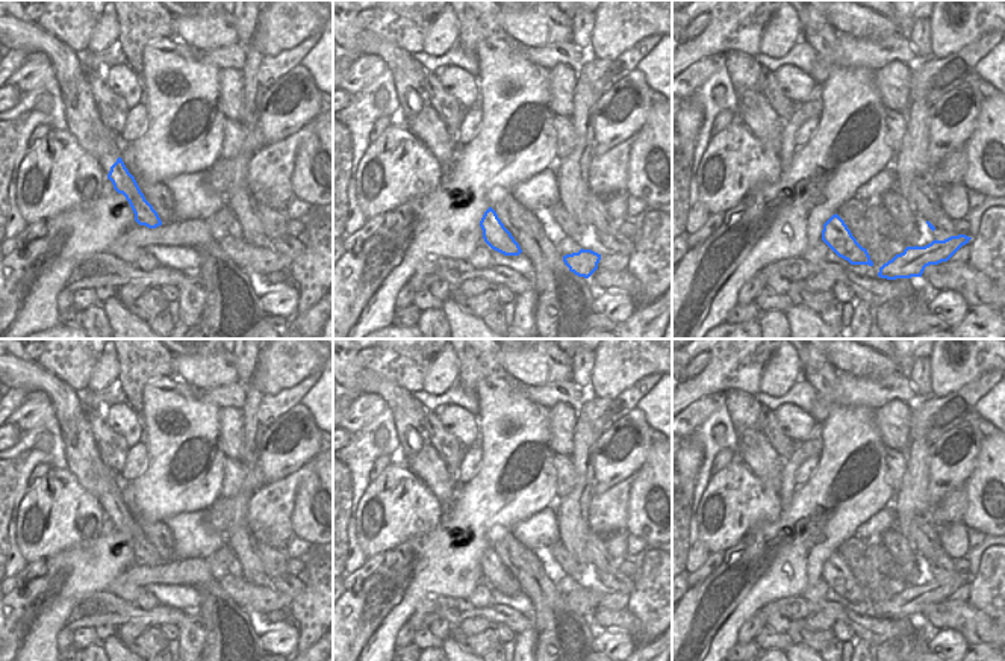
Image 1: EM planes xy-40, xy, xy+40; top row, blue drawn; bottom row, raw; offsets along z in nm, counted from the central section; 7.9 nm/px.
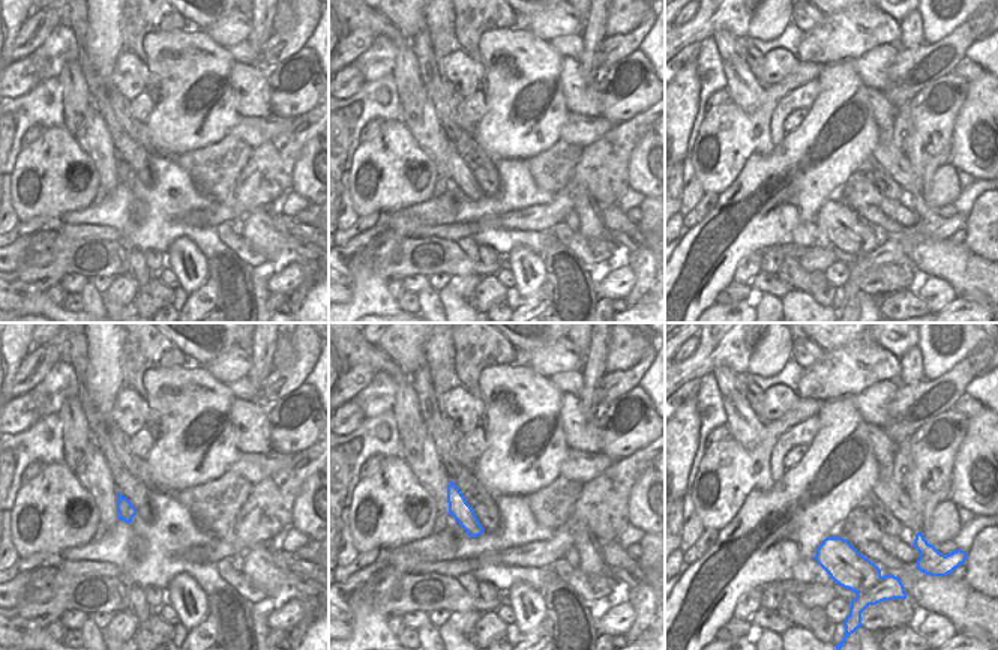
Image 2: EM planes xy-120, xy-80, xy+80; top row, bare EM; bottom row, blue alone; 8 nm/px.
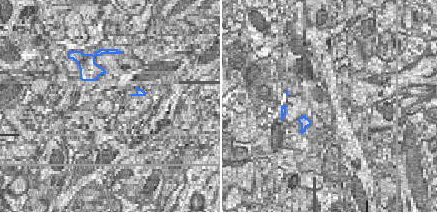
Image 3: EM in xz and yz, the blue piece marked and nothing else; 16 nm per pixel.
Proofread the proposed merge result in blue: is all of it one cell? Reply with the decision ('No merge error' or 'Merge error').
No merge error

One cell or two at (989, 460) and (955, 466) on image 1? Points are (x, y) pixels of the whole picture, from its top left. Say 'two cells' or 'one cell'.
two cells

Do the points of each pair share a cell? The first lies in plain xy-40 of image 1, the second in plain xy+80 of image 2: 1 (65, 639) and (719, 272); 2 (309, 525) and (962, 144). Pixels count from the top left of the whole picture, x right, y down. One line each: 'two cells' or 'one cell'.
1: two cells
2: one cell

